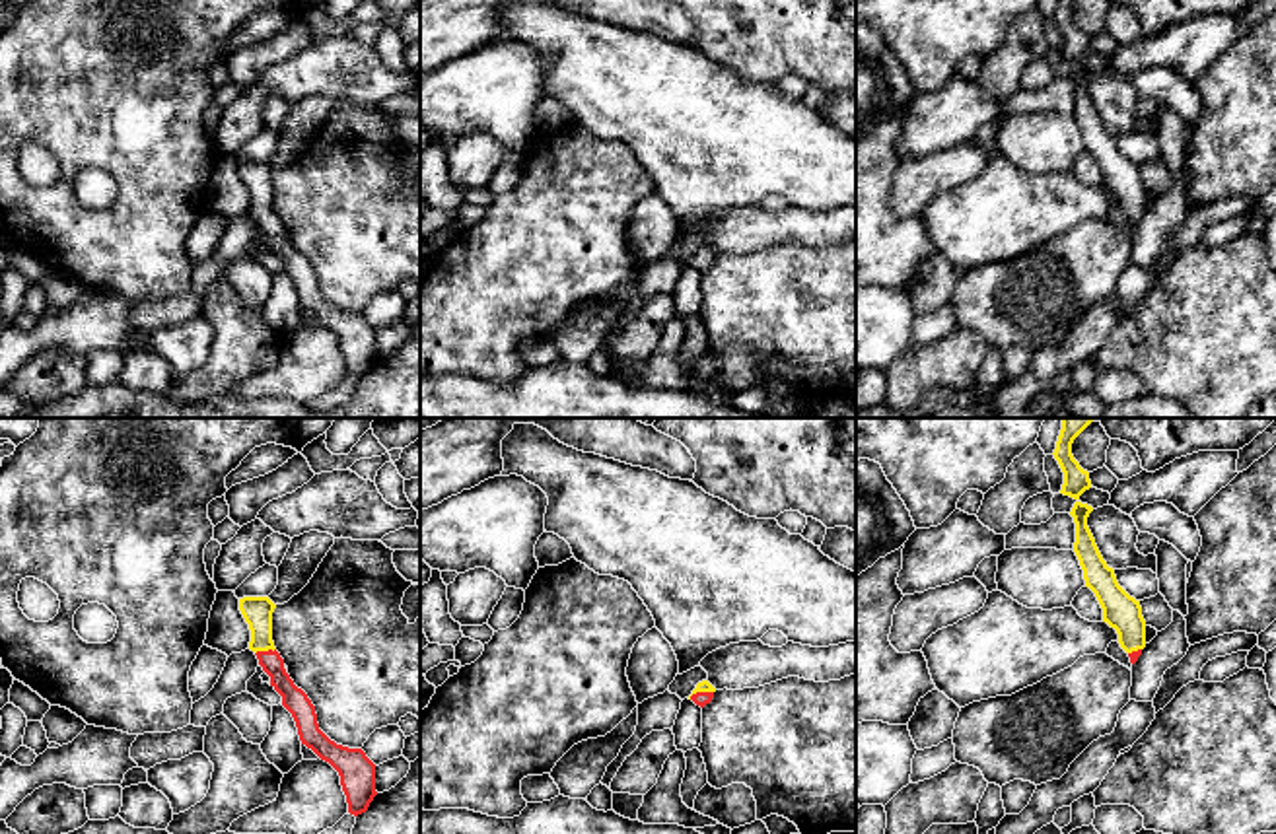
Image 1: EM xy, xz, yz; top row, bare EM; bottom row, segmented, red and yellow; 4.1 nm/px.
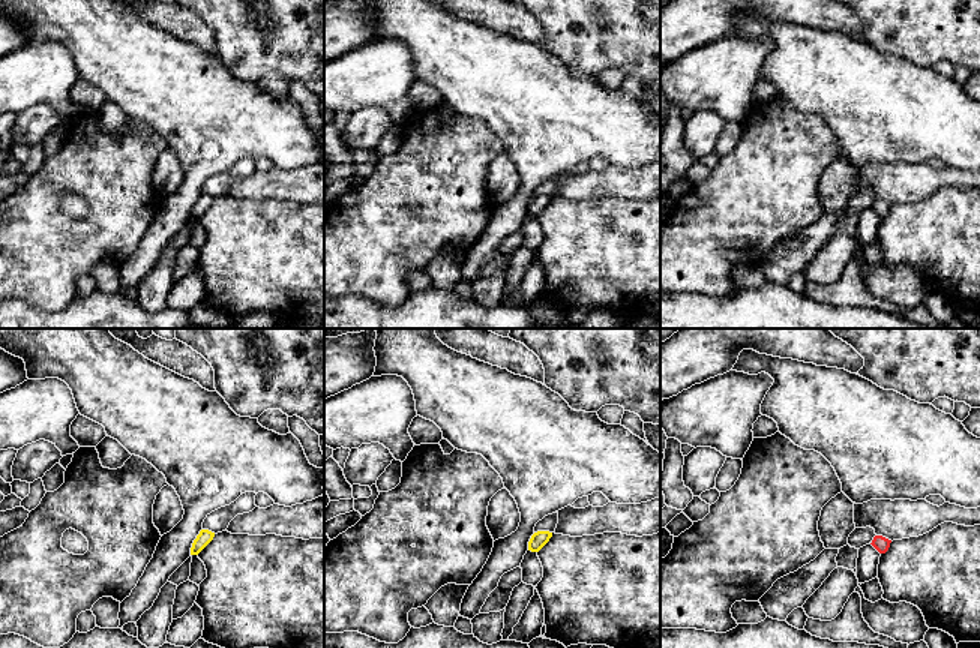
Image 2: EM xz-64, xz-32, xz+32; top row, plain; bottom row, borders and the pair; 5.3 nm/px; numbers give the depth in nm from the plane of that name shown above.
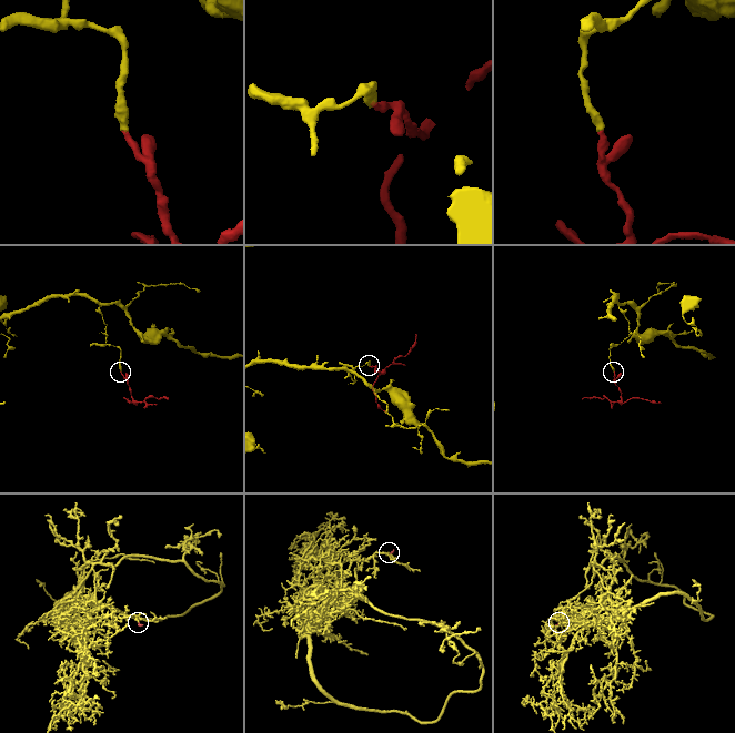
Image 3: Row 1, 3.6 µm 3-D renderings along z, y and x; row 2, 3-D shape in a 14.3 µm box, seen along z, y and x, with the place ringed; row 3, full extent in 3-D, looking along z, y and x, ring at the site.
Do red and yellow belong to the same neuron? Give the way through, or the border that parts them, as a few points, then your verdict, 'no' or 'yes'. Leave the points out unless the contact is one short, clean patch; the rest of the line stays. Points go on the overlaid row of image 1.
way xy (294, 700), (265, 652), (257, 611); yes

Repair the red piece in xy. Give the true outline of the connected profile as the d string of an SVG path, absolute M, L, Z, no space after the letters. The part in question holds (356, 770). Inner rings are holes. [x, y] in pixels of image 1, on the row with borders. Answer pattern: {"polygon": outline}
{"polygon": "M243 597L239 610L249 624L249 649L270 677L270 686L282 696L282 706L292 713L301 745L311 748L321 760L329 762L340 776L348 813L358 817L368 811L377 795L375 764L362 748L348 748L331 741L317 723L315 706L307 694L294 684L284 669L284 659L272 642L272 612L276 605L268 597Z"}

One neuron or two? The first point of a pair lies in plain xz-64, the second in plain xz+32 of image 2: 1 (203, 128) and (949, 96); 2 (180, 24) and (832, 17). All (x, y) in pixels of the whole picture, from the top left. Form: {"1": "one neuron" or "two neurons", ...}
{"1": "one neuron", "2": "one neuron"}

